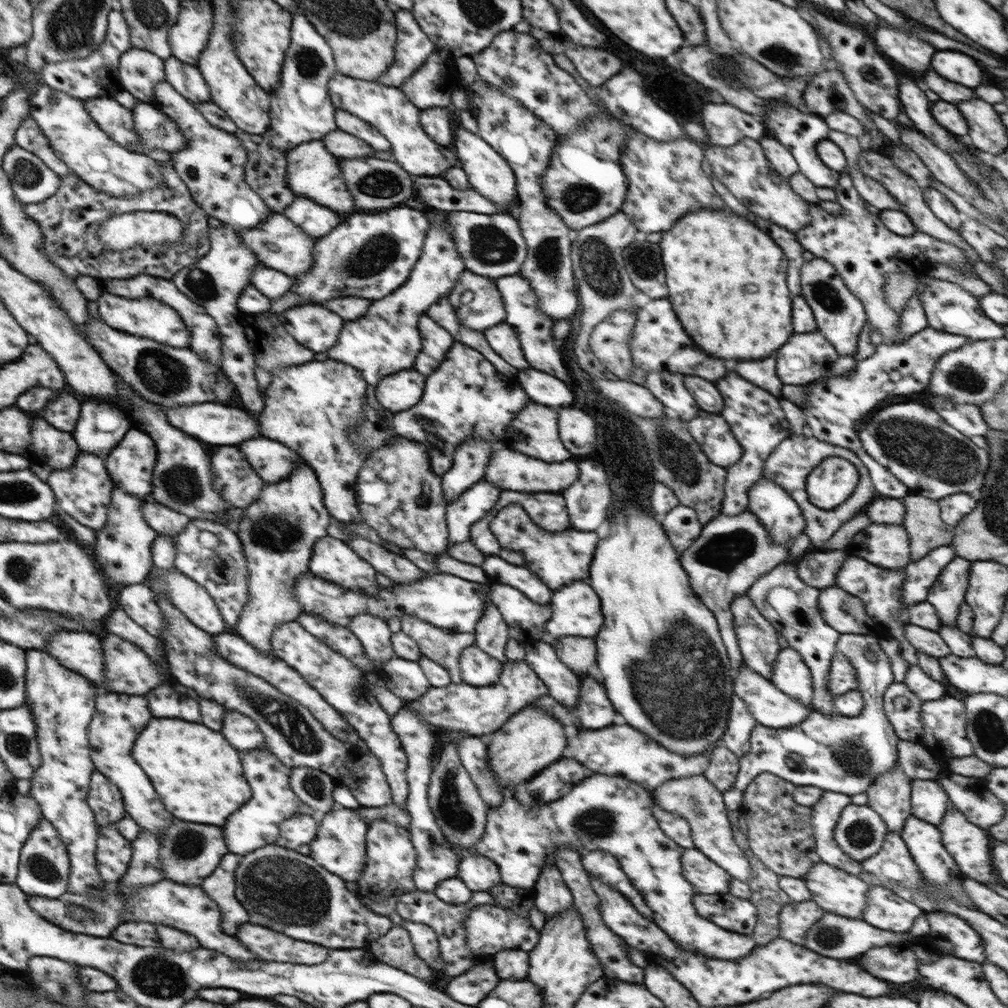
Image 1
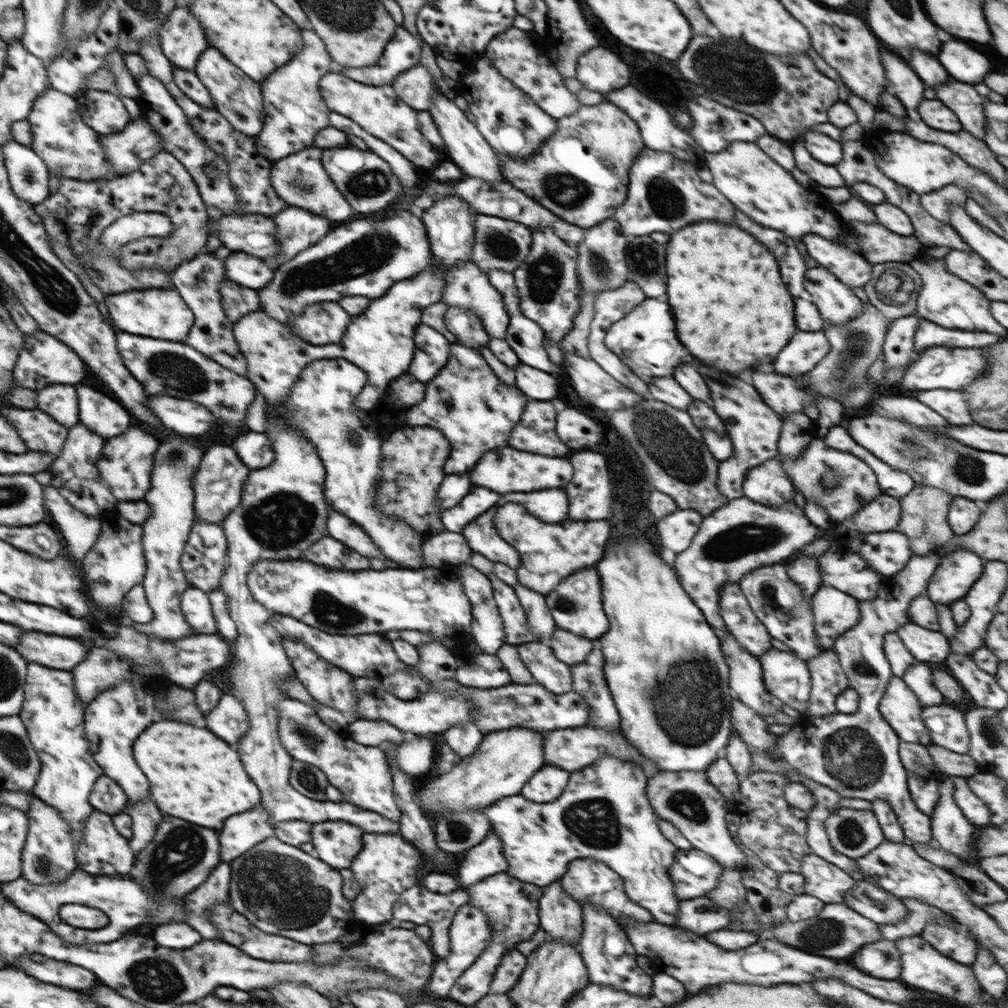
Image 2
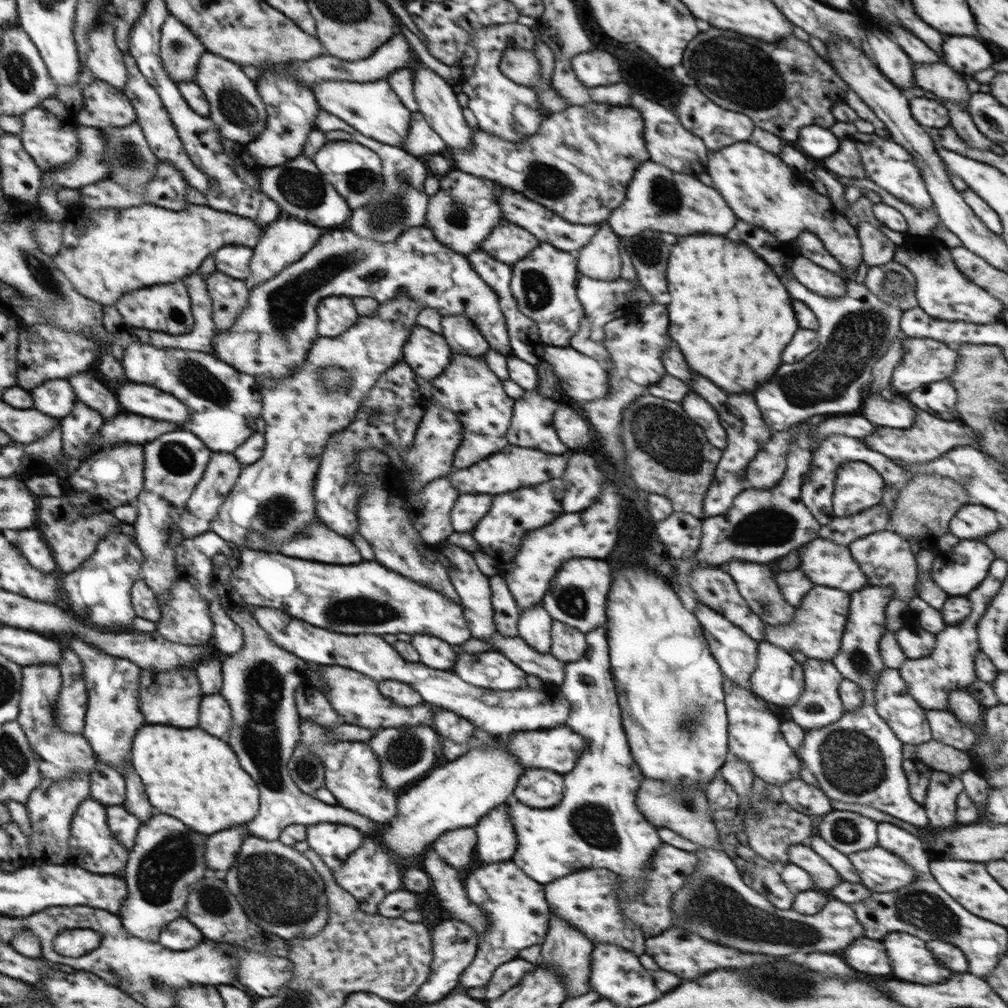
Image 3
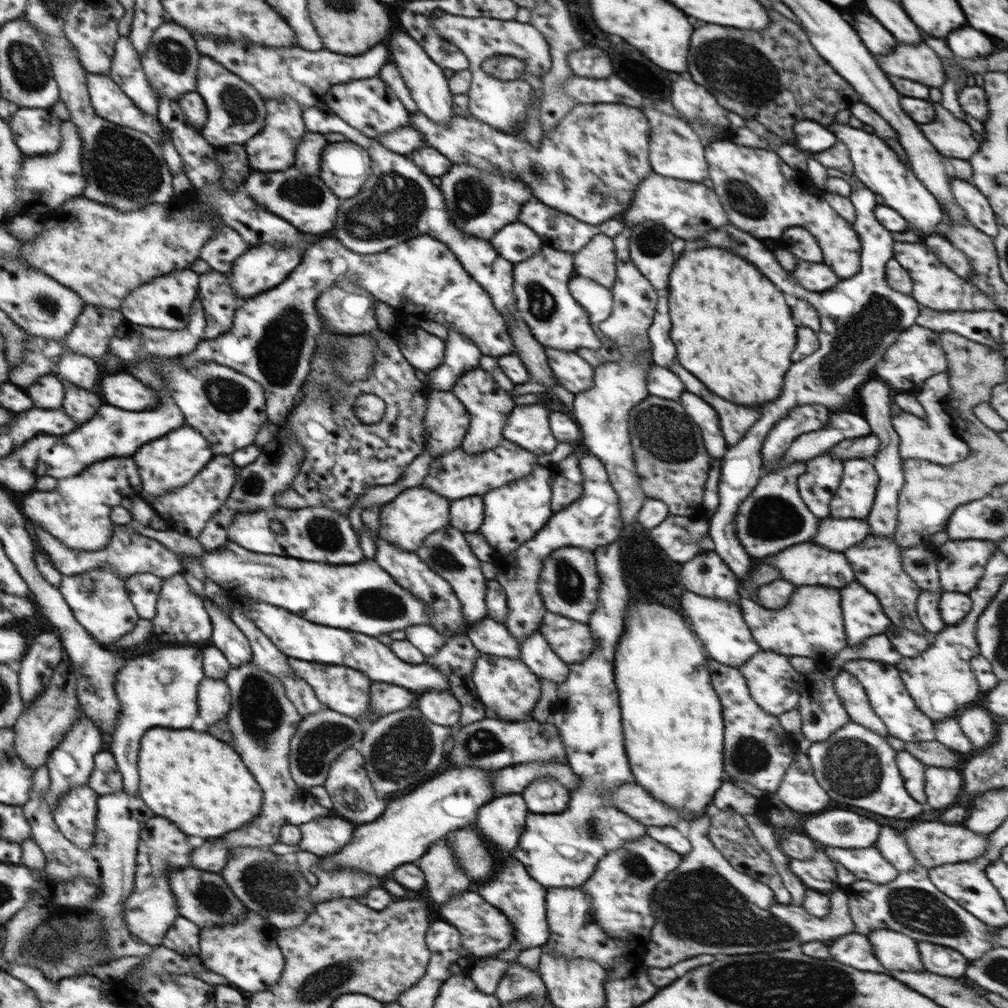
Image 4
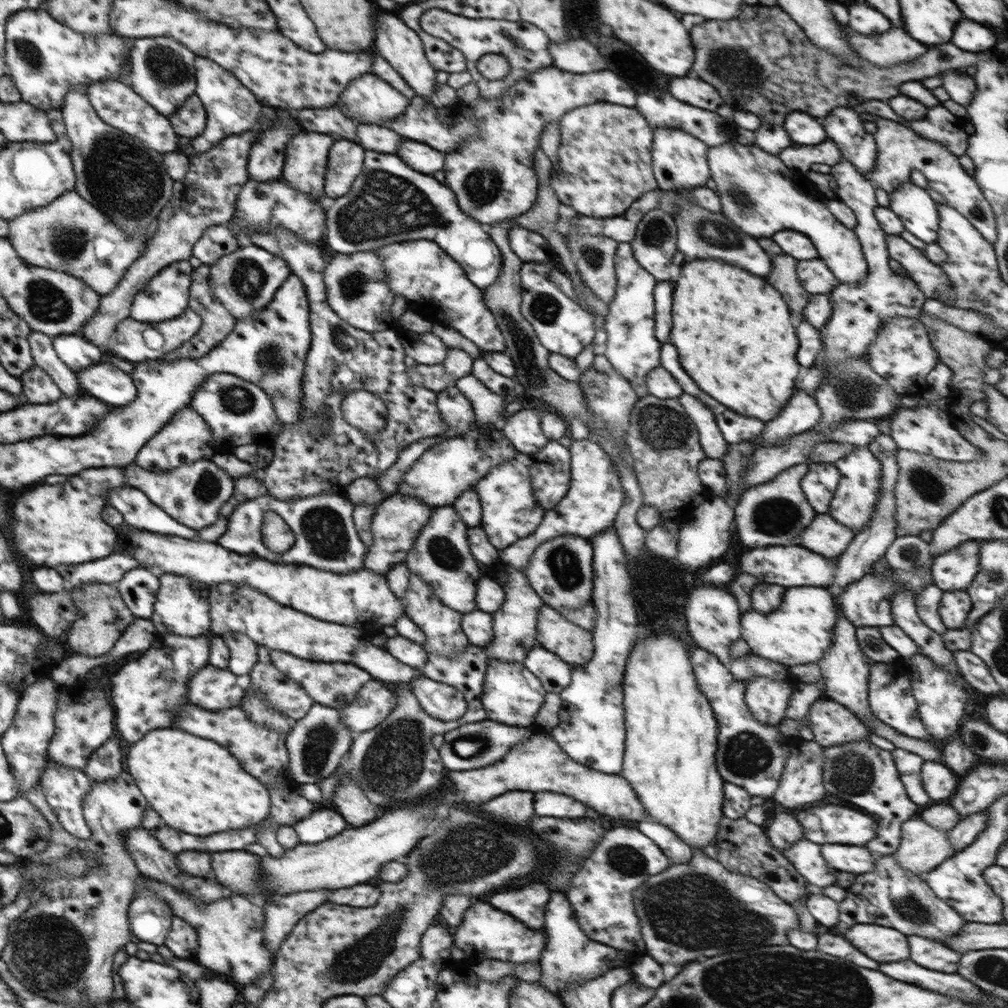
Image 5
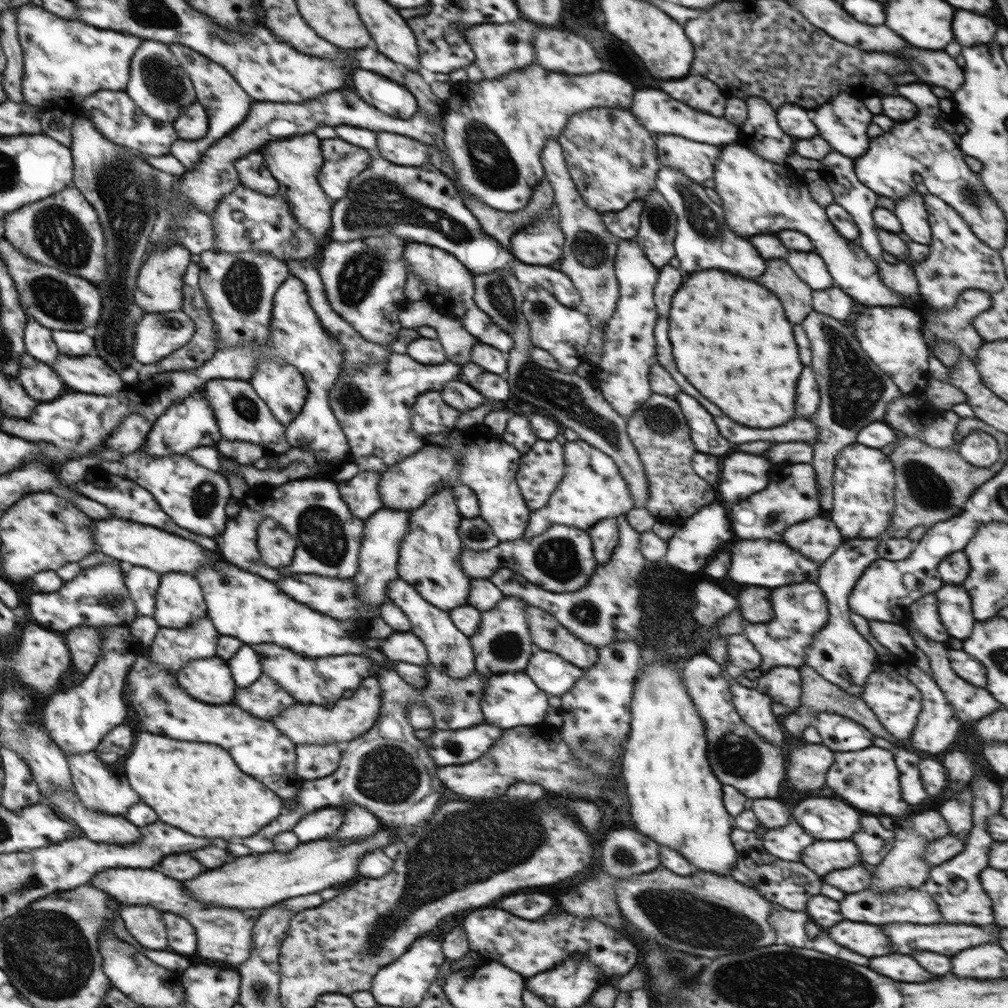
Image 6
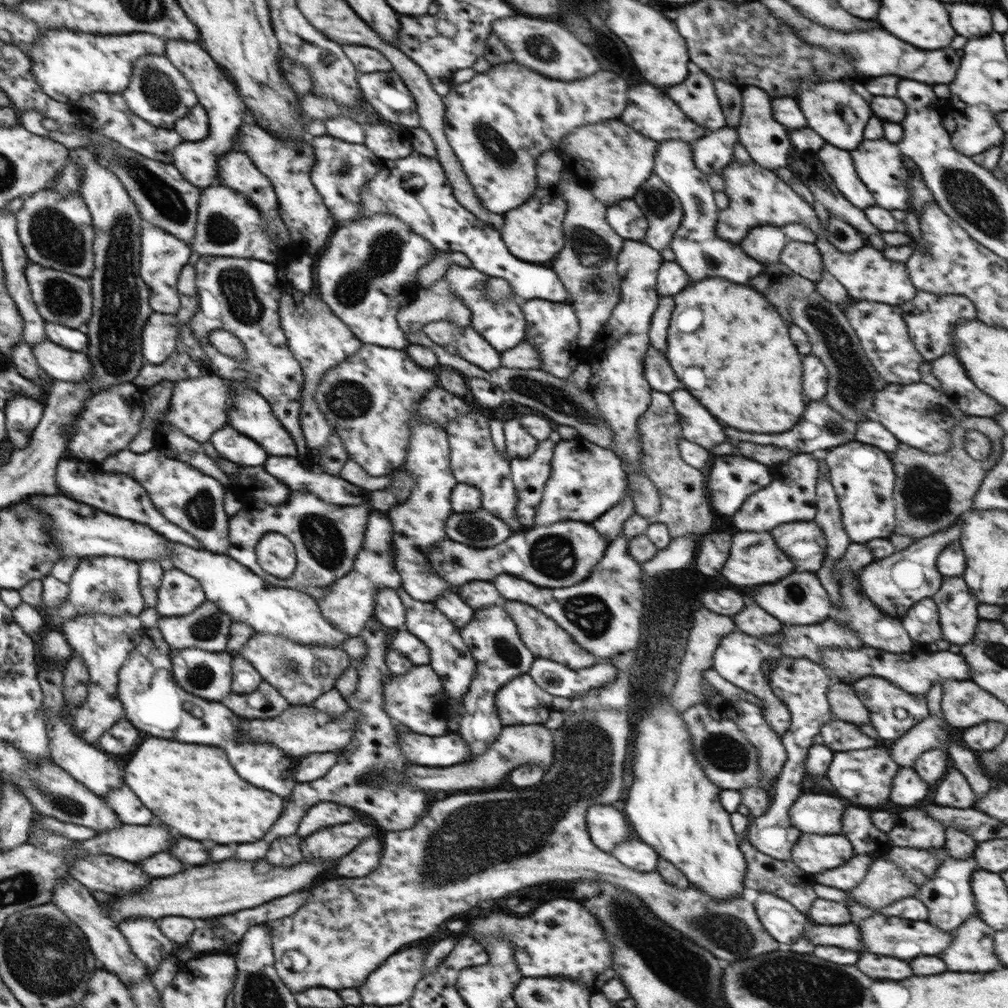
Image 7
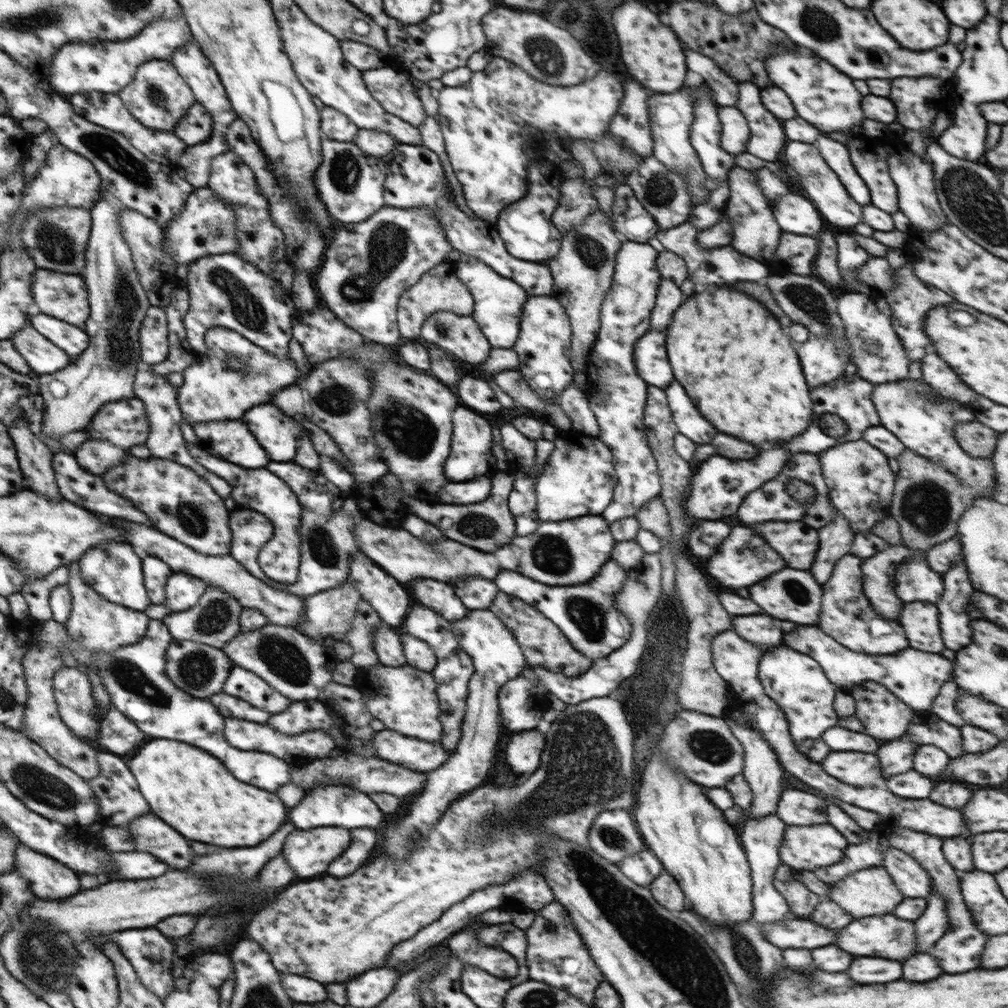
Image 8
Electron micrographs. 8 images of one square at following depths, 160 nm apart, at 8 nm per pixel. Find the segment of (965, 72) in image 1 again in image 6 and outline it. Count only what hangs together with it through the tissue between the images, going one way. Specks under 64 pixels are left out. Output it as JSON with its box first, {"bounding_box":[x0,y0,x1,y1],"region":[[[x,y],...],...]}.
{"bounding_box":[952,10,996,46],"region":[[[960,10],[952,20],[952,28],[954,28],[956,40],[962,46],[986,44],[994,38],[994,32],[996,32],[996,24],[990,18],[978,16],[972,12],[960,12]]]}

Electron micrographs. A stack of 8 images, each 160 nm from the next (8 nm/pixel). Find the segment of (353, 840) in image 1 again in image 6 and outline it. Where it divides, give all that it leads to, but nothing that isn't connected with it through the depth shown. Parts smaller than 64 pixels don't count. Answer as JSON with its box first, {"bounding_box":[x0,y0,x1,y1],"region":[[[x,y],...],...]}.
{"bounding_box":[292,808,344,843],"region":[[[321,808],[303,816],[292,832],[302,843],[330,838],[341,827],[344,820],[342,808]]]}

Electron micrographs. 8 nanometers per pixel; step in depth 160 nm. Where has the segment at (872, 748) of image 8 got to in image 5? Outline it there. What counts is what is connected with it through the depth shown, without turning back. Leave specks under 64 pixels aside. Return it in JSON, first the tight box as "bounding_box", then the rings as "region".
{"bounding_box":[808,697,870,747],"region":[[[819,697],[810,707],[808,718],[813,740],[821,747],[866,740],[870,734],[870,730],[856,715],[829,697]]]}

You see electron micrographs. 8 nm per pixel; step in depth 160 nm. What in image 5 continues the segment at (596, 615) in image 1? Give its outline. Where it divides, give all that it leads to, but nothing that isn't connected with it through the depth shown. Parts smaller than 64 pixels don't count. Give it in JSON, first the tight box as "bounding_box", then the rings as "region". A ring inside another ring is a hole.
{"bounding_box":[530,536,593,609],"region":[[[557,536],[536,547],[530,560],[530,584],[545,604],[553,609],[580,608],[591,600],[593,592],[593,546],[579,536]],[[548,556],[548,562],[546,562]]]}

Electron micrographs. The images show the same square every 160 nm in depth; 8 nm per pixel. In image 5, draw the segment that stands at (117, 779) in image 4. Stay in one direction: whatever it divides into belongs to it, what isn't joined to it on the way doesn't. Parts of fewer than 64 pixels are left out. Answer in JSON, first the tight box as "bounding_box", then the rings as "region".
{"bounding_box":[84,735,125,781],"region":[[[118,735],[111,736],[90,756],[90,762],[84,771],[90,780],[105,781],[118,778],[125,769],[125,759],[123,740]]]}

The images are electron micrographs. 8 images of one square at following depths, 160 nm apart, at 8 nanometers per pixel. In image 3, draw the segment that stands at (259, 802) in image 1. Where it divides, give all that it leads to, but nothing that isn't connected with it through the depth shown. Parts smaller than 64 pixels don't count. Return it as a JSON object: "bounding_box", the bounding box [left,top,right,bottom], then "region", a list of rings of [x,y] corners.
{"bounding_box":[206,826,248,870],"region":[[[242,826],[228,828],[224,832],[216,832],[208,838],[206,844],[206,864],[210,870],[228,870],[232,862],[236,860],[236,852],[240,850],[244,838],[248,836],[248,830]]]}

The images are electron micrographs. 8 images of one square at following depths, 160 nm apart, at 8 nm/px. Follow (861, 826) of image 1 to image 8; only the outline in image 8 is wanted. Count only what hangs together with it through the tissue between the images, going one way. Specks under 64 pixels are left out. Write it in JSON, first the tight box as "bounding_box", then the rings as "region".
{"bounding_box":[775,789,828,826],"region":[[[800,789],[782,790],[775,814],[792,826],[812,826],[828,822],[826,810],[828,800],[808,794]]]}

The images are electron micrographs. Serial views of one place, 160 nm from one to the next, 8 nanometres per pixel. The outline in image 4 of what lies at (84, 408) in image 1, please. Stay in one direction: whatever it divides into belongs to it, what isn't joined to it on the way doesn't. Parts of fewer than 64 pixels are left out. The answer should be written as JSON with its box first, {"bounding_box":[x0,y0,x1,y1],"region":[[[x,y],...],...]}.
{"bounding_box":[56,351,101,397],"region":[[[68,351],[58,362],[56,370],[68,382],[72,382],[80,388],[86,388],[101,397],[99,391],[100,372],[92,358]]]}

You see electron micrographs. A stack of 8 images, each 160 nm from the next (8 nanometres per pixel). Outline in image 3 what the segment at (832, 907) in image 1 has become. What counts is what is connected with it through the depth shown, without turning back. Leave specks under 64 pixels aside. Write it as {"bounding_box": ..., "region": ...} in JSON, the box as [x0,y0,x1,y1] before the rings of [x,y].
{"bounding_box":[787,844,842,890],"region":[[[793,844],[787,848],[788,862],[800,866],[812,875],[816,890],[830,890],[842,882],[834,867],[811,846]]]}

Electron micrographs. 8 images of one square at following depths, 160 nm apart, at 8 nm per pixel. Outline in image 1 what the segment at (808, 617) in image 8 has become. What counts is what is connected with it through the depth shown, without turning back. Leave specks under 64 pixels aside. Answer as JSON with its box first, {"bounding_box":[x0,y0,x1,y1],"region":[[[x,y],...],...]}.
{"bounding_box":[817,584,875,634],"region":[[[835,584],[821,589],[817,600],[824,622],[845,634],[873,634],[875,620],[868,616],[864,604],[857,596],[848,594]]]}

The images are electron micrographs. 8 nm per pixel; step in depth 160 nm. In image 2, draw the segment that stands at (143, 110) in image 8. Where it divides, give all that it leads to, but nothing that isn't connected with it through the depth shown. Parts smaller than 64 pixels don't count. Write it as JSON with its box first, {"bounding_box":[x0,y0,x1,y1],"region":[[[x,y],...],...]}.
{"bounding_box":[157,8,209,71],"region":[[[174,8],[157,36],[171,64],[184,70],[194,71],[197,59],[209,47],[200,21],[186,8]]]}

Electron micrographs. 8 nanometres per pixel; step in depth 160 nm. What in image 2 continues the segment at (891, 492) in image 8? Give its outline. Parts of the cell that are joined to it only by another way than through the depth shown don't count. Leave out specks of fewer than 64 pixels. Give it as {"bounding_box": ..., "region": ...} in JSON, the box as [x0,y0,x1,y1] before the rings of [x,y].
{"bounding_box":[780,438,881,522],"region":[[[815,438],[802,455],[794,461],[780,458],[782,470],[793,482],[794,490],[800,492],[806,502],[812,500],[826,509],[831,522],[842,522],[855,515],[866,504],[881,496],[877,476],[859,457],[848,452],[836,451],[824,443],[824,440]]]}

